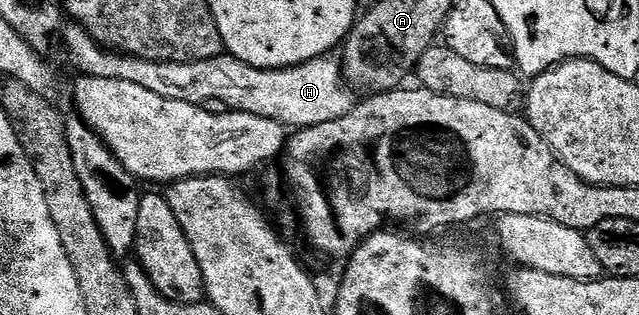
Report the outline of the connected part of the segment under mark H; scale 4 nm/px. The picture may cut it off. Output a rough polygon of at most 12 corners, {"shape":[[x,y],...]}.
{"shape":[[63,28],[80,75],[218,99],[288,129],[354,106],[339,62],[258,69],[227,53],[155,63]]}

